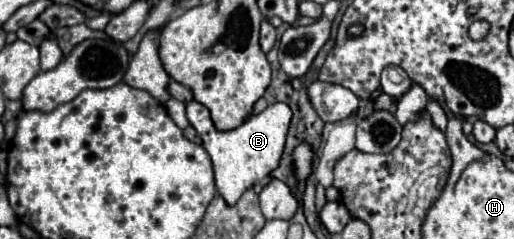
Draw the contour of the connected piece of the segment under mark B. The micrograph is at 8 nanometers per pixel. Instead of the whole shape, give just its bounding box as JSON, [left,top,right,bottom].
[186,101,292,205]

